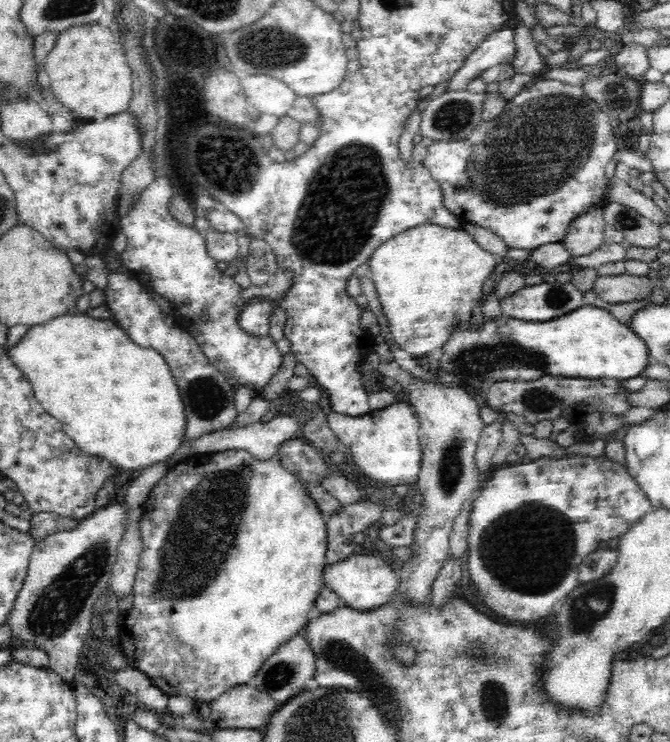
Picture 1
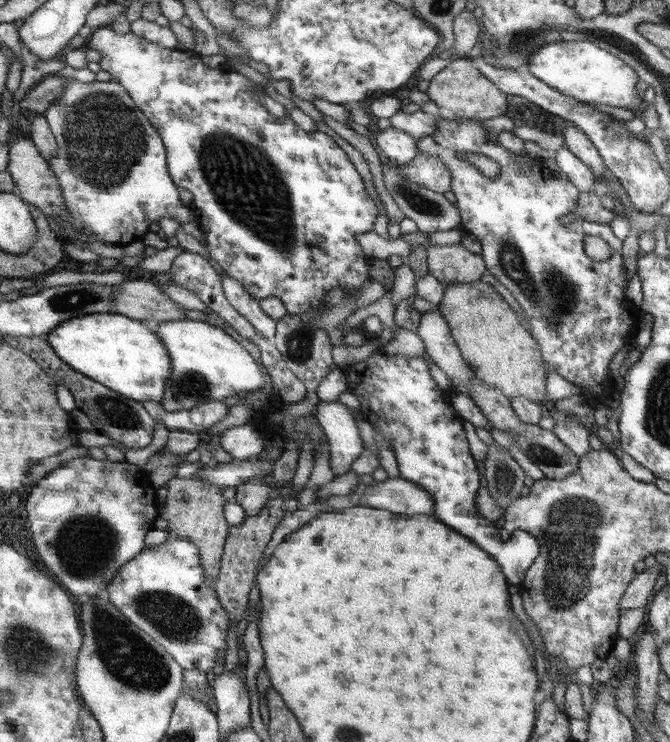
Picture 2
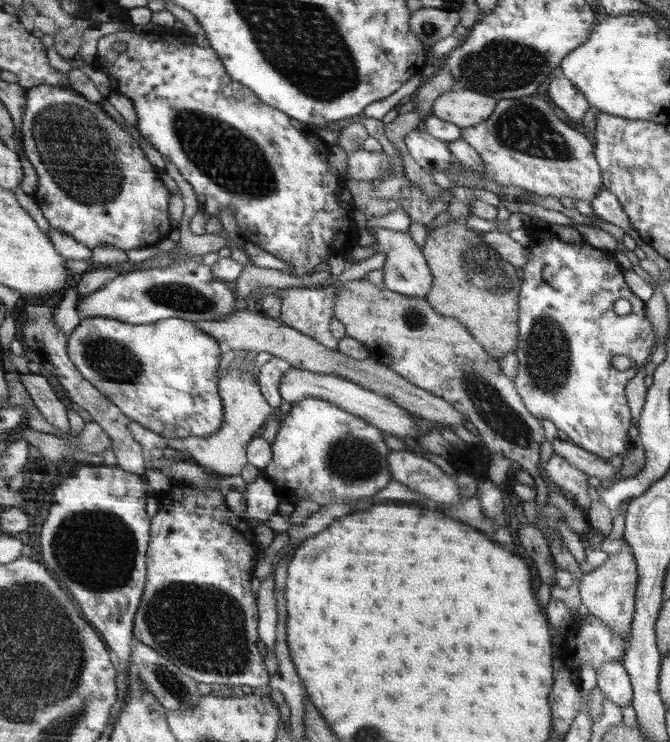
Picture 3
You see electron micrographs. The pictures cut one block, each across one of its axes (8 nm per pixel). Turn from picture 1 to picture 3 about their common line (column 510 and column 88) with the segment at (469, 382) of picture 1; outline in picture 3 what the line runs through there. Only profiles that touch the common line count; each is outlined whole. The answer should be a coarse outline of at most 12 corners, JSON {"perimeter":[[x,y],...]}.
{"perimeter":[[84,317],[78,372],[166,439],[221,428],[224,348],[193,322]]}

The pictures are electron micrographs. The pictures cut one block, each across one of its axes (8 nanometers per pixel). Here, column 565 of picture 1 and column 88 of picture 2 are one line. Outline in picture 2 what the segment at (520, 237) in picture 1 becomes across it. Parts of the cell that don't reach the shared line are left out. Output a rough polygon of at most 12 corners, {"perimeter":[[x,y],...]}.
{"perimeter":[[111,80],[43,113],[61,239],[196,220],[158,130]]}

